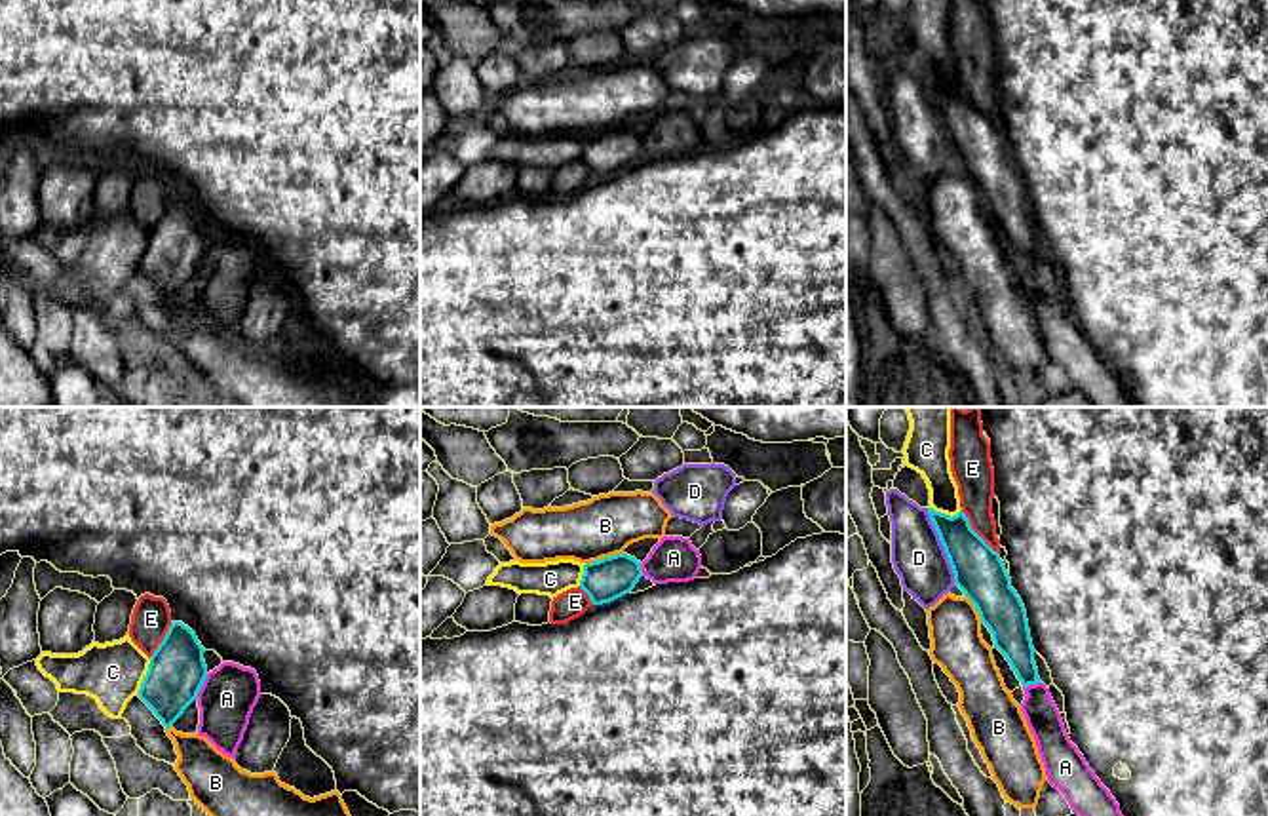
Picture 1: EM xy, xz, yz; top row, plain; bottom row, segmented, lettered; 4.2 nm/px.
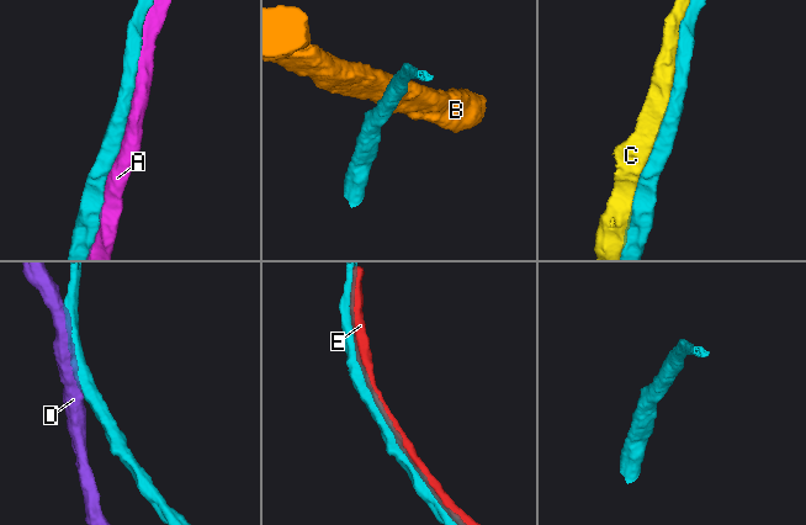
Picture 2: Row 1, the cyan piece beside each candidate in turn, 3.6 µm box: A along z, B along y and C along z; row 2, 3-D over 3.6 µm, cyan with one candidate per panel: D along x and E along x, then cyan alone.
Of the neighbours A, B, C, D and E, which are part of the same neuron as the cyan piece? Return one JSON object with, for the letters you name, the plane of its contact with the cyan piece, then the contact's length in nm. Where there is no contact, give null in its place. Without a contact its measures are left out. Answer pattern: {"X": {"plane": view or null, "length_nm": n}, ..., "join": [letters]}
{"join": []}

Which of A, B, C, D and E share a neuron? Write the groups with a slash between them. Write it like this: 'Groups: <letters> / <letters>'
Groups: A / B D / C / E

